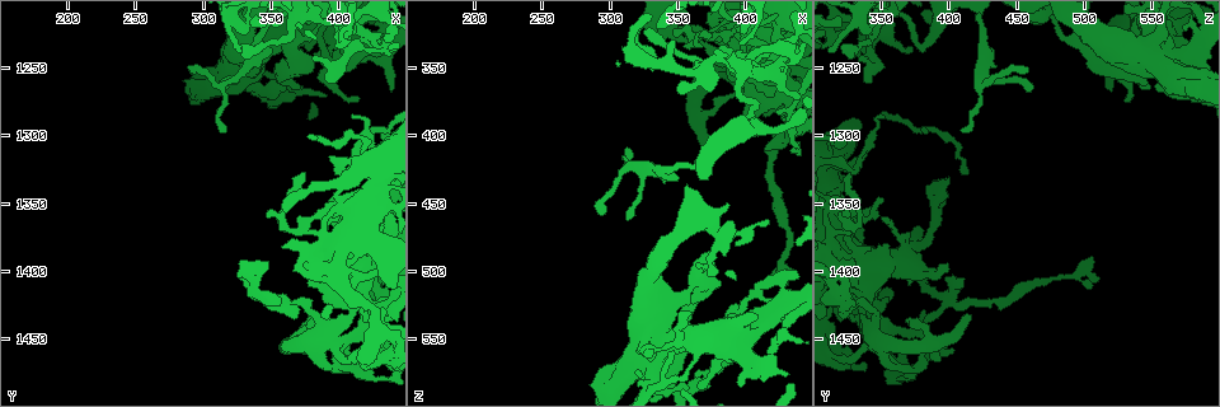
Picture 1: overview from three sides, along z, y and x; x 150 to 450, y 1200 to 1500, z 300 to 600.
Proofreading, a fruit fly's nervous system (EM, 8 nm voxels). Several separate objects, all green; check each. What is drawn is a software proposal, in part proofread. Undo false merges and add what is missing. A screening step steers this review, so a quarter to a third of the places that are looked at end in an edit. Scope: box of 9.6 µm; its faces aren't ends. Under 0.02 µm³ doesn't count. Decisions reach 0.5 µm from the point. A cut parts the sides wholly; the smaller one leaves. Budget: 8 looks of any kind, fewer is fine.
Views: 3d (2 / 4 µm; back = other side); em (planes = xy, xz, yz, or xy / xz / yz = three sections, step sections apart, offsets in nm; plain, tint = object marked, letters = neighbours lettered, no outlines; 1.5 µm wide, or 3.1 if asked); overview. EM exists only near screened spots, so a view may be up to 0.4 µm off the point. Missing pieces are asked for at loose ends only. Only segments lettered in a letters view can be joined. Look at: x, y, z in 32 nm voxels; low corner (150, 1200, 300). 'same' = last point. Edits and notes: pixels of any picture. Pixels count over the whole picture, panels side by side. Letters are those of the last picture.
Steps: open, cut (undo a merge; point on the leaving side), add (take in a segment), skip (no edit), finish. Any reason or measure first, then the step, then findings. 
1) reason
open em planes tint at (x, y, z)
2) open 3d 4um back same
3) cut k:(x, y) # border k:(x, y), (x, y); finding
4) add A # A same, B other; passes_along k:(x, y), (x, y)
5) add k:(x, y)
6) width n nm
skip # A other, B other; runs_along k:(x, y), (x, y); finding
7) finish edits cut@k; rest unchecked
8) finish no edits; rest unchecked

tapers out
open em planes plain at (312, 1264, 462)

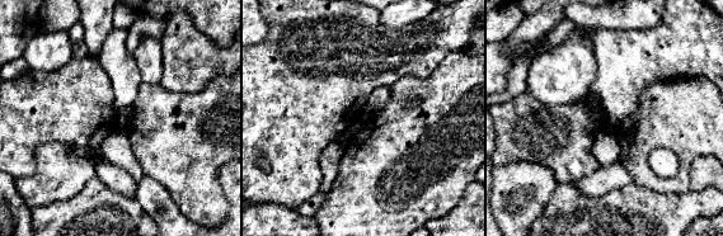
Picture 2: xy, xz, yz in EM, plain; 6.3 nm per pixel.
open em planes letters same

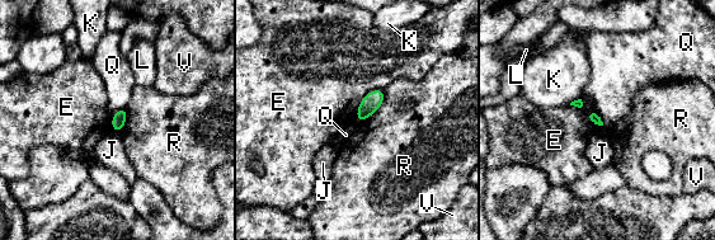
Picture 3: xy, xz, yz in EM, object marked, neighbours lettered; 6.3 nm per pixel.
longest_contact E 280 nm
skip # E other, J other, K other, L other, Q other, R other, V other; border 3:(125, 107), (112, 117); none of them fits

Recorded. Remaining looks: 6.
open em yz step 8 tint at (386, 1220, 480)

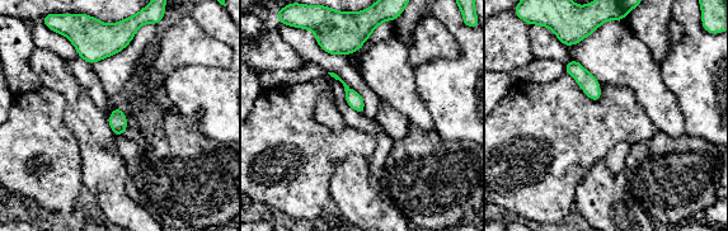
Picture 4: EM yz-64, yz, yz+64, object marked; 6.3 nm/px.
open em planes tint same

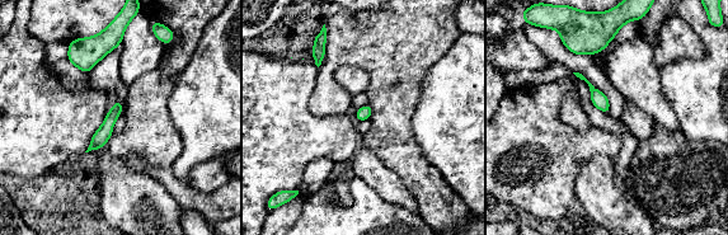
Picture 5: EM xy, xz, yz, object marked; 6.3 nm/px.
open em planes letters same

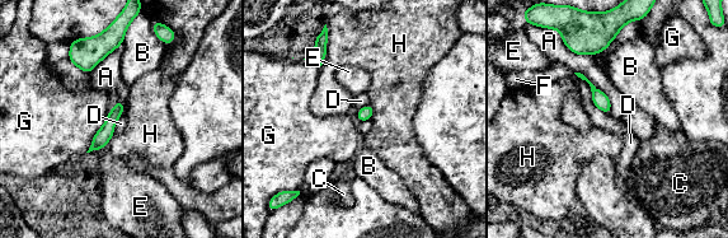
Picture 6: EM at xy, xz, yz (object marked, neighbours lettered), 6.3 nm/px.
width 90 nm
skip # A other, B other, C other, D other, E other, F other, G other, H other; all the same neuron

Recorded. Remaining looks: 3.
branch stops here
open em xz step 4 letters at (414, 1272, 532)

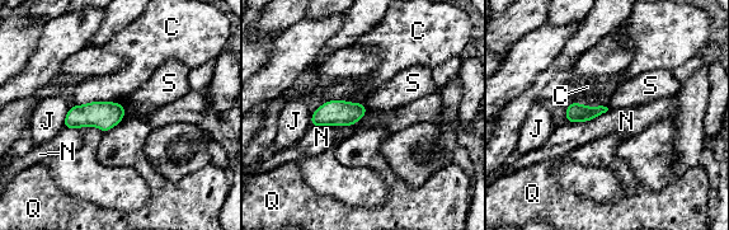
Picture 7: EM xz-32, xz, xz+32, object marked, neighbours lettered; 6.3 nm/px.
width 90 nm
skip # C other, J other, N other, Q other, S other; border 7:(121, 103), (86, 102), (75, 106); none of them fits

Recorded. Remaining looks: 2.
finish no edits; rest unchecked

